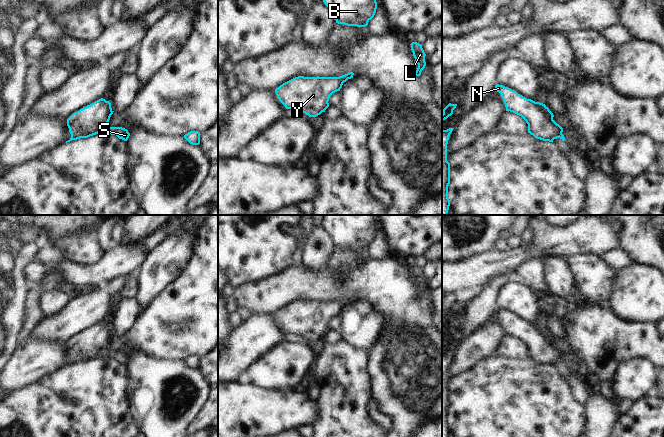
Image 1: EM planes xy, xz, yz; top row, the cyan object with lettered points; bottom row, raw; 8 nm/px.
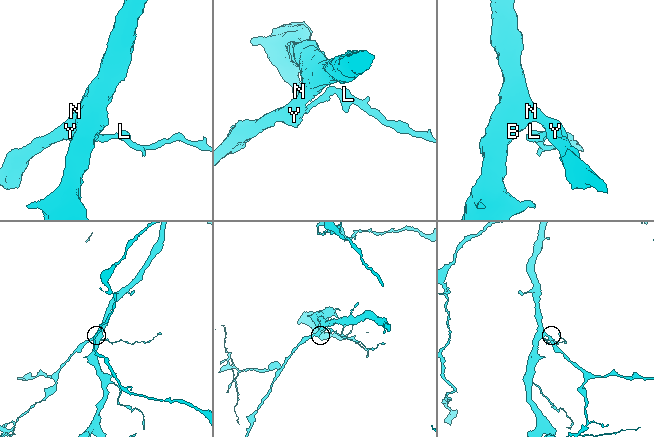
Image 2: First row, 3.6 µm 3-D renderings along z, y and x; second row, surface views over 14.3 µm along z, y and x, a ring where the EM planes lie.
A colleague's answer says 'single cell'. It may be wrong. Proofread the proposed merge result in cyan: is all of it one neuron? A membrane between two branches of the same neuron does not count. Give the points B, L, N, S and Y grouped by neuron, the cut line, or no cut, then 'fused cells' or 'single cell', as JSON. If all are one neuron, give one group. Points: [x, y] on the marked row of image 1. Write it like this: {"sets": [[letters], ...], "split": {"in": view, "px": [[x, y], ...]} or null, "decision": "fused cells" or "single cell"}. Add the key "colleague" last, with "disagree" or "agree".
{"sets": [["B", "L", "N", "S", "Y"]], "split": null, "decision": "single cell", "colleague": "agree"}

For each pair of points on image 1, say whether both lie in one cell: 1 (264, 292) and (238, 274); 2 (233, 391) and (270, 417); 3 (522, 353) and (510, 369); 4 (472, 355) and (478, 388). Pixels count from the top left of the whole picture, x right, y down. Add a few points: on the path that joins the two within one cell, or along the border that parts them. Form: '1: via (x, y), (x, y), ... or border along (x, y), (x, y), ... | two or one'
1: border along (272, 276), (257, 281), (249, 281), (231, 291) | two
2: via (242, 399), (256, 411), (261, 411) | one
3: border along (497, 353), (507, 358), (527, 357) | two
4: border along (494, 355), (479, 361), (473, 367), (453, 378) | two

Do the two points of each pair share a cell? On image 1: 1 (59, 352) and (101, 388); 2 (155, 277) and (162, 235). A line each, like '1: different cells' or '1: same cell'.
1: different cells
2: different cells

